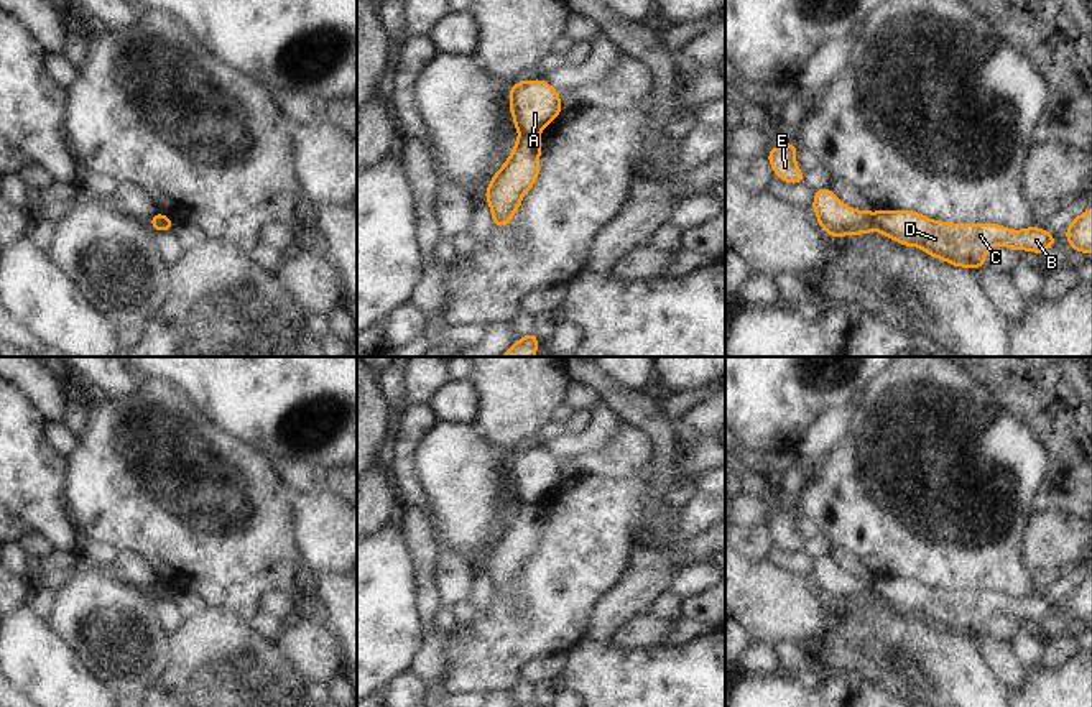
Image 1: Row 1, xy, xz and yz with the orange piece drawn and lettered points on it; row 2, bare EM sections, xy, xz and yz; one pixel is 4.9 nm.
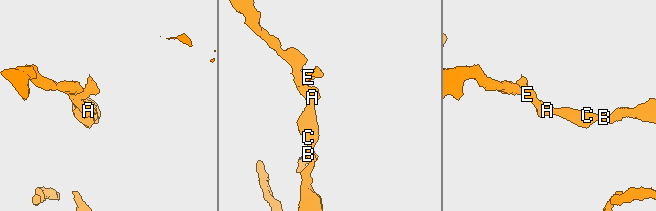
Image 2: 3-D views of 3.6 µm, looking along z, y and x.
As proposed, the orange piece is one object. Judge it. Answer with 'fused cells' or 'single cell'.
fused cells

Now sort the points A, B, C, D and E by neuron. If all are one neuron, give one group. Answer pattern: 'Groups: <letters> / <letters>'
Groups: A E / B C D.

